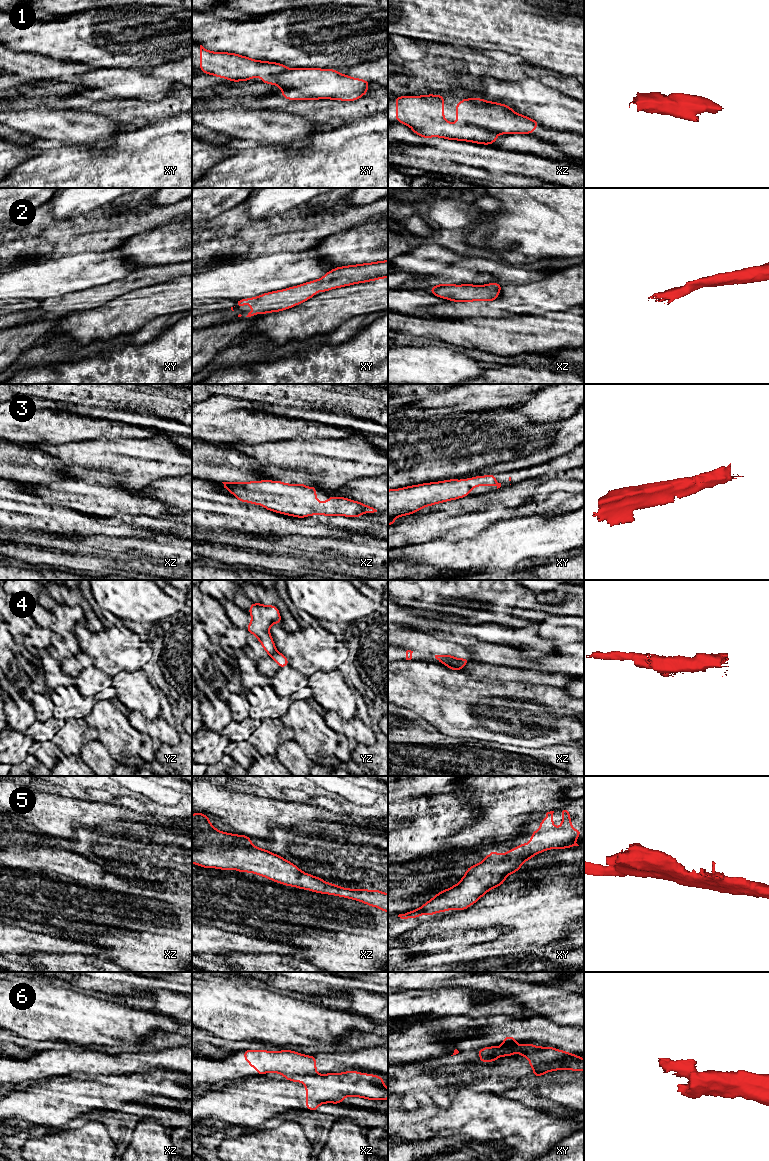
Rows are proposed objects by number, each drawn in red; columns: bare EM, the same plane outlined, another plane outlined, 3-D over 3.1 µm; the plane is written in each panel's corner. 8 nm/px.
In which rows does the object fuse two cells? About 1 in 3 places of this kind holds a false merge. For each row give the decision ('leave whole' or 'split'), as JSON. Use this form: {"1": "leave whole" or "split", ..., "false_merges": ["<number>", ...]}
{"1": "leave whole", "2": "leave whole", "3": "leave whole", "4": "split", "5": "leave whole", "6": "split", "false_merges": ["4", "6"]}

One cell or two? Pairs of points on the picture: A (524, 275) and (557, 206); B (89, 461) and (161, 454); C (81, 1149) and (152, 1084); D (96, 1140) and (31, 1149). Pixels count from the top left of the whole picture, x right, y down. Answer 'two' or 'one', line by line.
A: two
B: one
C: two
D: one

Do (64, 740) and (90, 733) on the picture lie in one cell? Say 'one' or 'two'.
one

